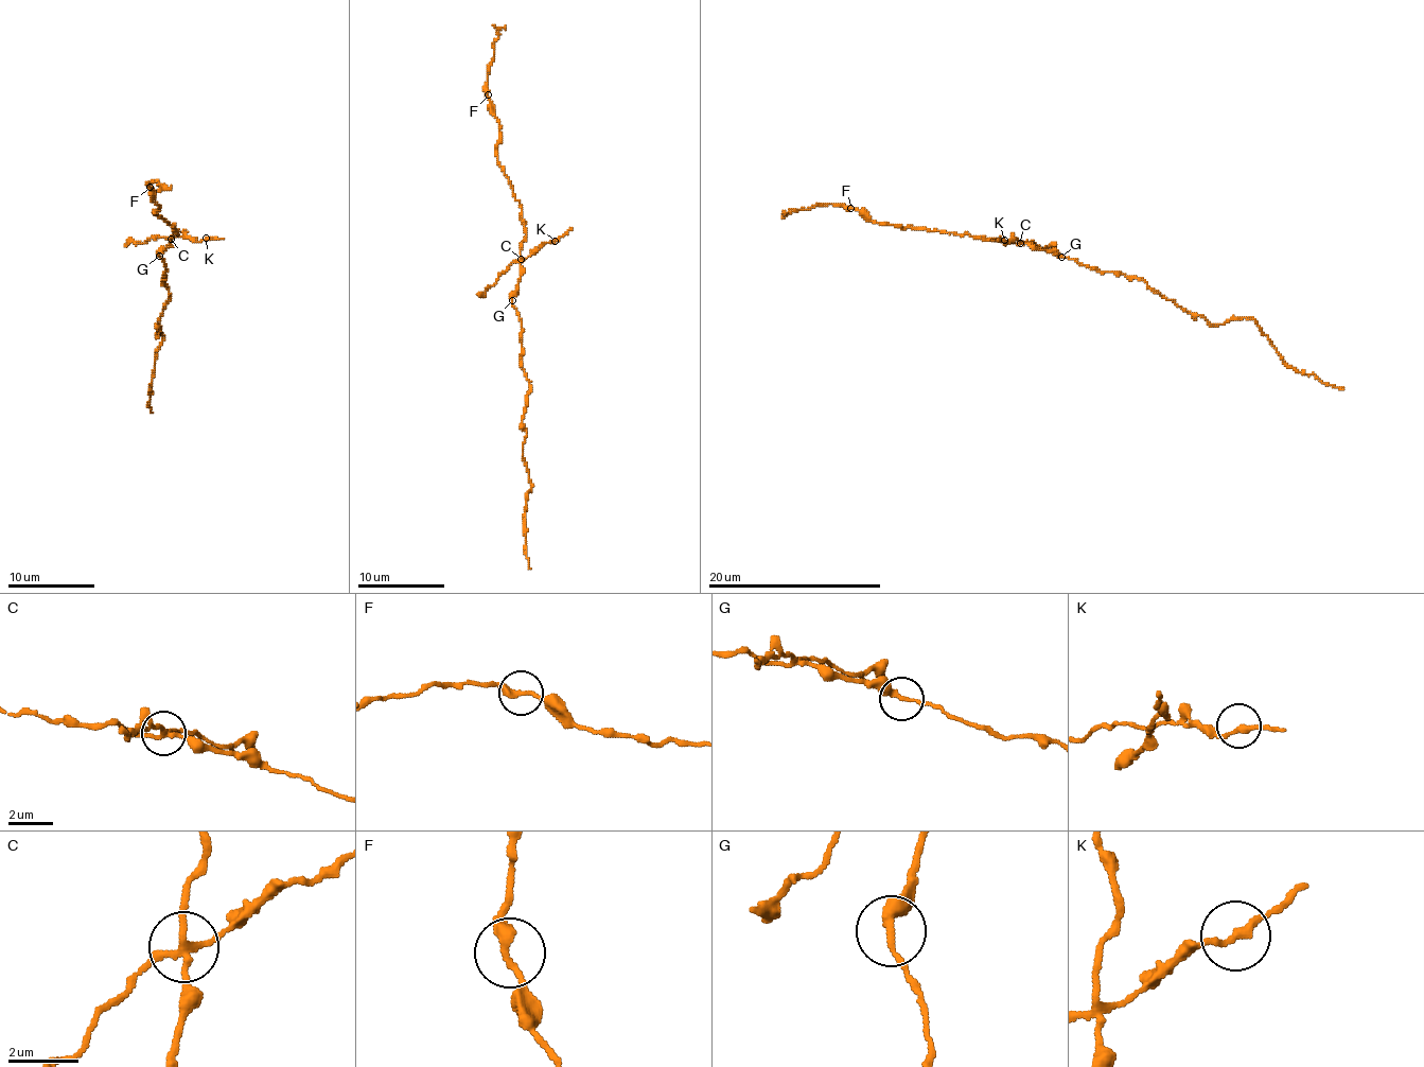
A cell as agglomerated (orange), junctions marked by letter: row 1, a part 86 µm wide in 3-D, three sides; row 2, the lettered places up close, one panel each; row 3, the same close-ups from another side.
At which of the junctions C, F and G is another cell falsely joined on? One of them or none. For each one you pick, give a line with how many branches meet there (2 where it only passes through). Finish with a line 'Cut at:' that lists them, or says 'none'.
C: 4 branches meet
Cut at: C

